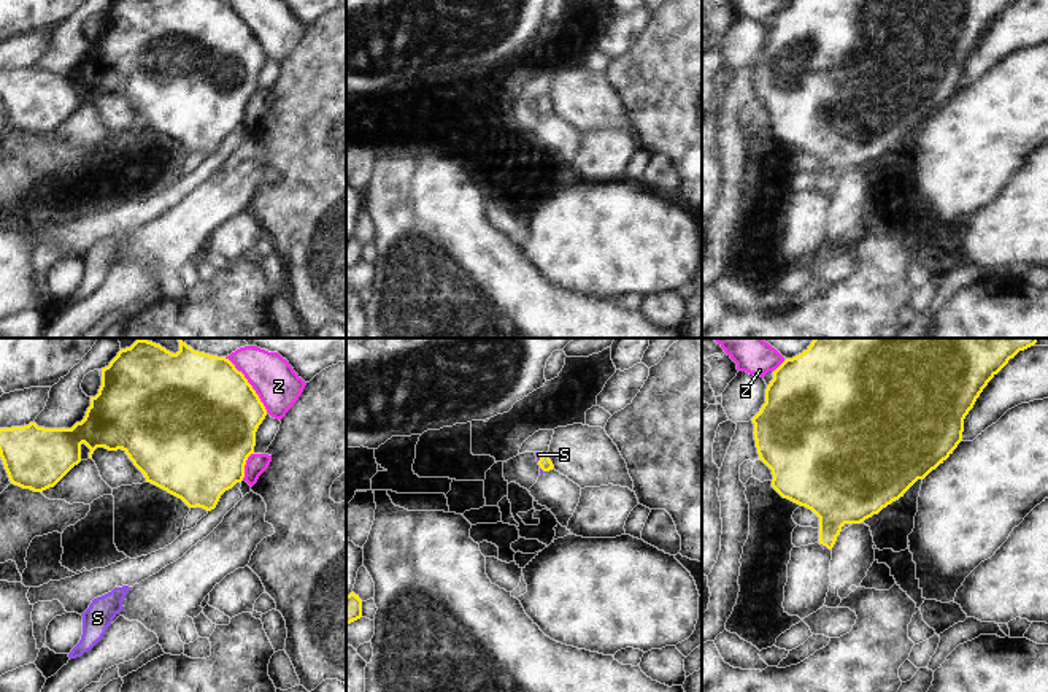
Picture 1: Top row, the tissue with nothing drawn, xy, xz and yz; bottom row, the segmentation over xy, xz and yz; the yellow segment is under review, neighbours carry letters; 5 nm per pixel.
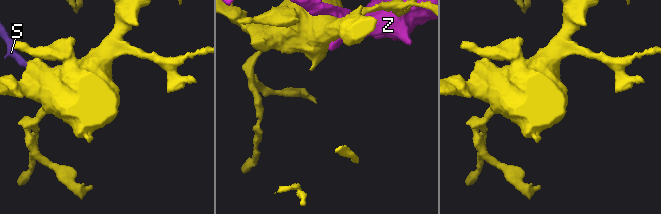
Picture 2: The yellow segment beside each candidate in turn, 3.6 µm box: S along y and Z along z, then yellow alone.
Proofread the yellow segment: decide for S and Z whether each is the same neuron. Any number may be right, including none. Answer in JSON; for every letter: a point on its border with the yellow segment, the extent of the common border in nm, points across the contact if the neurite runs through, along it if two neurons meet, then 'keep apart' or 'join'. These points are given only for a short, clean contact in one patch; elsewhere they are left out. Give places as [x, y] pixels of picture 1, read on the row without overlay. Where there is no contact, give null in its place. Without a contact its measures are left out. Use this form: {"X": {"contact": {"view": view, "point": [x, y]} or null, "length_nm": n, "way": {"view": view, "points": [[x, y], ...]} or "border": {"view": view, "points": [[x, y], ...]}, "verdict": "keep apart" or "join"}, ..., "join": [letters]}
{"S": {"contact": {"view": "xz", "point": [540, 102]}, "length_nm": 50, "way": {"view": "xz", "points": [[545, 107], [540, 102], [539, 99]]}, "verdict": "join"}, "Z": {"contact": {"view": "xy", "point": [250, 29]}, "length_nm": 360, "verdict": "keep apart"}, "join": ["S"]}

